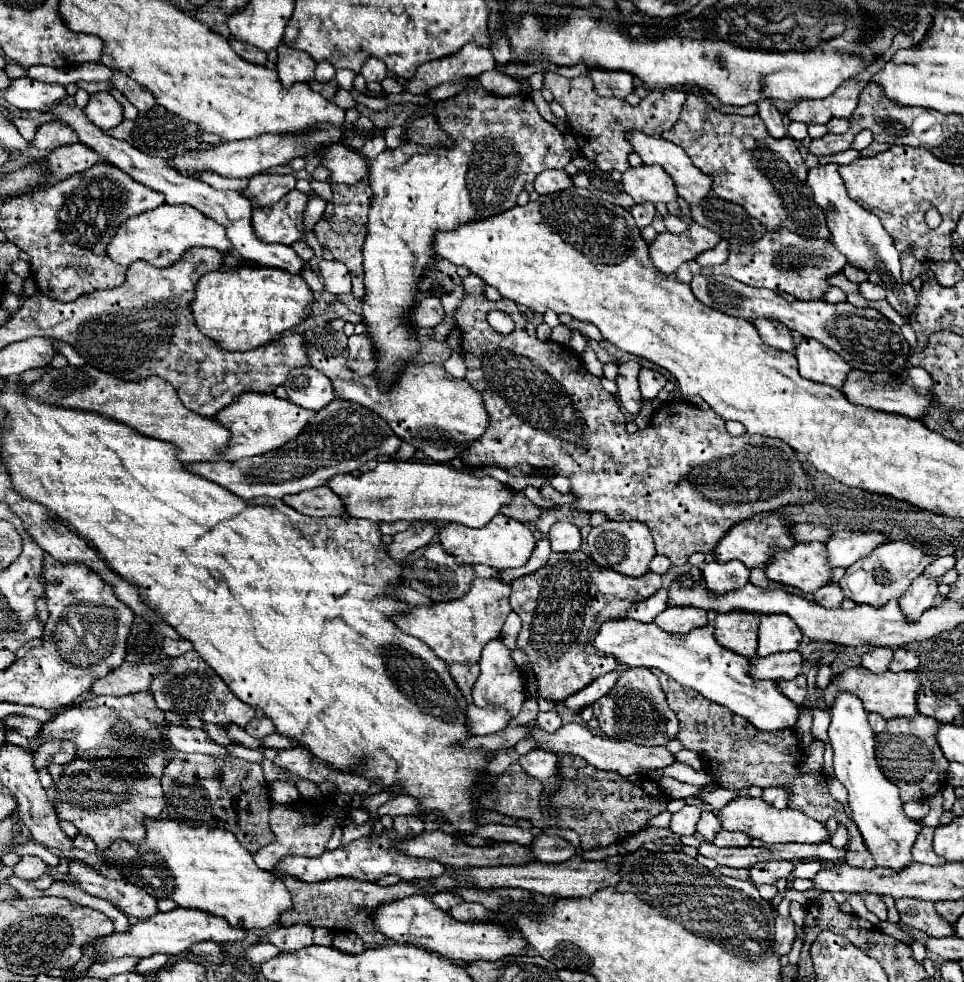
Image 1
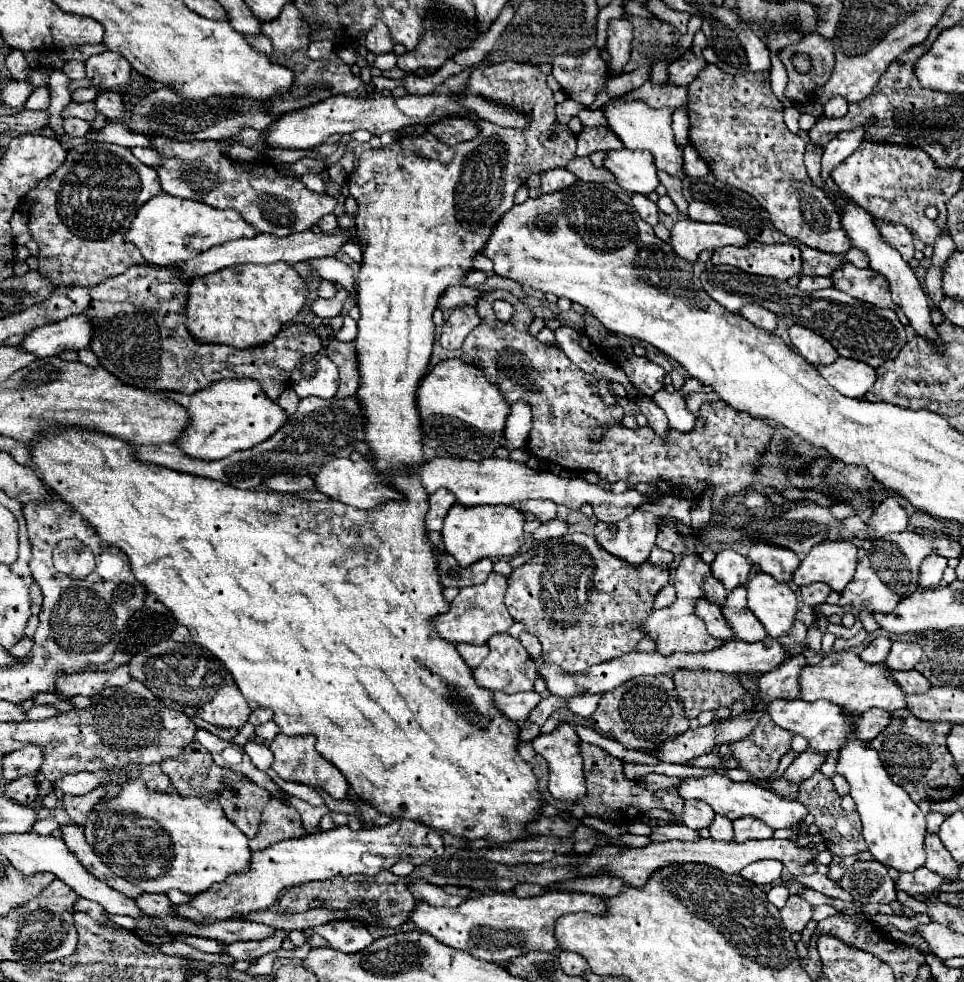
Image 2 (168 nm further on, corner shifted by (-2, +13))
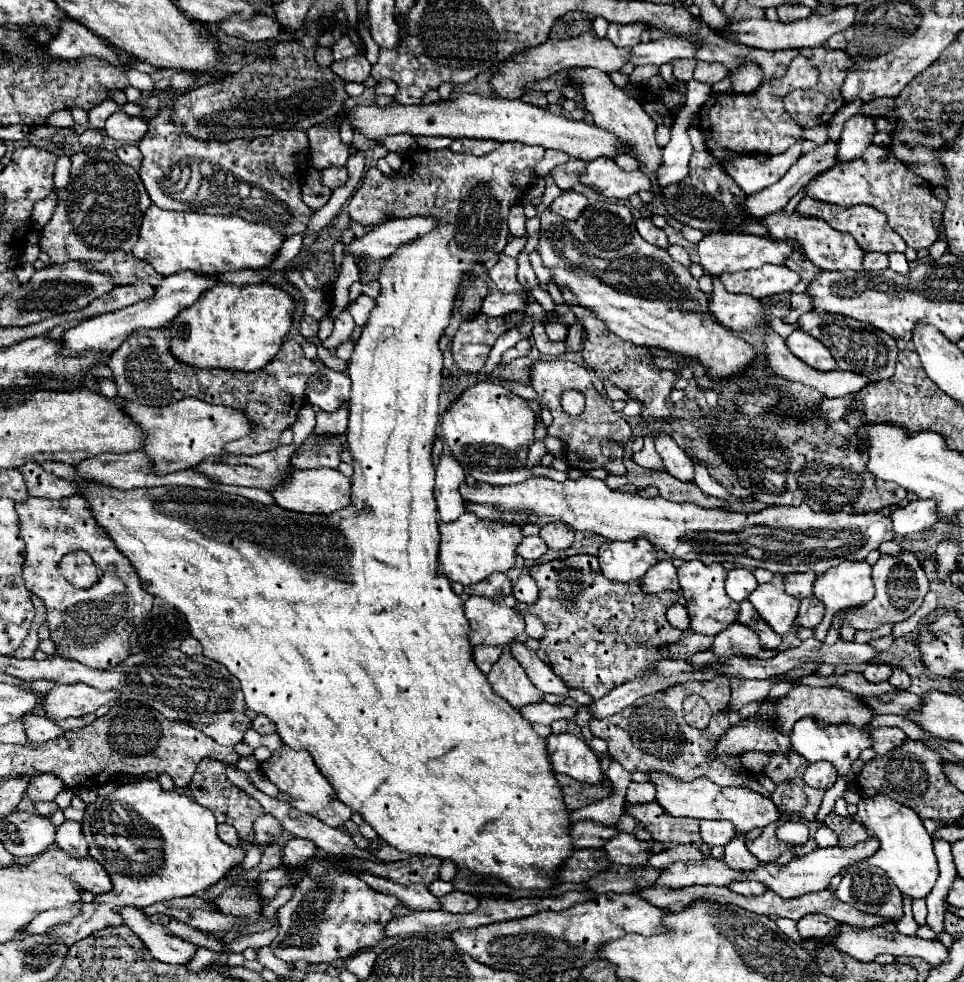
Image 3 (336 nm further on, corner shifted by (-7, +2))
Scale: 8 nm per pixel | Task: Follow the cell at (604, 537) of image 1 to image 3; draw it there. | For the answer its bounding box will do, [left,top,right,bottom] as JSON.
[598,539,658,581]

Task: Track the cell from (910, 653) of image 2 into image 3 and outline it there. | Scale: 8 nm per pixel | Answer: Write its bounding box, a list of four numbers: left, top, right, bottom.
[888,669,910,691]

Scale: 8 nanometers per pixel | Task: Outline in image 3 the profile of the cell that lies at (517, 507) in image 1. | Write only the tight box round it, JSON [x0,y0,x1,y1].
[540,523,574,551]

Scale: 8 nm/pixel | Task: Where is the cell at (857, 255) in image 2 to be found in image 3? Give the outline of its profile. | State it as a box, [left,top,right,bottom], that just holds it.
[864,253,888,271]

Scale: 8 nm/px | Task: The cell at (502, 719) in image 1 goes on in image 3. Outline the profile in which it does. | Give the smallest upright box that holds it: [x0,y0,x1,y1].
[520,703,576,725]

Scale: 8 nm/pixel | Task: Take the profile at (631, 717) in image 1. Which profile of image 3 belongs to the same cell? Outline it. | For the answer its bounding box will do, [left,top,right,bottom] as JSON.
[588,677,756,787]

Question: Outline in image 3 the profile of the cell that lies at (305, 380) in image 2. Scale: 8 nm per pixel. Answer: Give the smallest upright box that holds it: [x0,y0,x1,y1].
[306,369,350,411]

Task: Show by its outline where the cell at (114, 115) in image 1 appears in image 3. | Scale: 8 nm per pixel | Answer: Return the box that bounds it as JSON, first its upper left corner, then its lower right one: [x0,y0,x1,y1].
[104,111,148,143]

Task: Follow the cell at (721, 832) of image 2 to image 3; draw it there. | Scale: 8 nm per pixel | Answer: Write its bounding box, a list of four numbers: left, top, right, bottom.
[724,837,760,871]

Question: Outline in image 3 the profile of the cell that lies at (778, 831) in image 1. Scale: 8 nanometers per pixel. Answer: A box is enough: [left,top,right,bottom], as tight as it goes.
[646,771,780,833]

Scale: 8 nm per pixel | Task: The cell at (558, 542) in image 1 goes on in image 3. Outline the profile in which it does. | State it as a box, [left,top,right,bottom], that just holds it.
[516,537,548,561]

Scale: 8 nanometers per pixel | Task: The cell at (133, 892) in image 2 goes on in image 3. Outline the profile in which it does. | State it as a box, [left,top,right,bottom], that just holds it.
[56,821,88,857]

